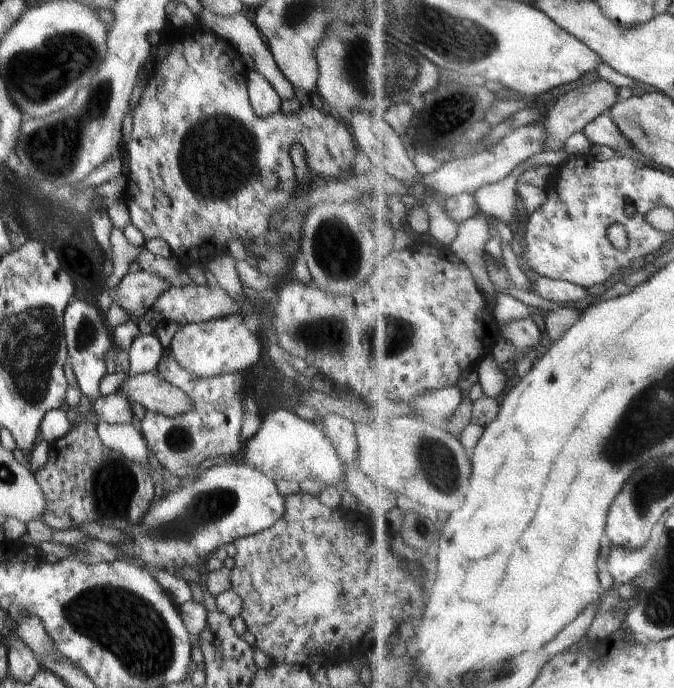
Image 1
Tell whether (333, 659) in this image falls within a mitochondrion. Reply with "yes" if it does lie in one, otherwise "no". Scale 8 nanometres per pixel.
no

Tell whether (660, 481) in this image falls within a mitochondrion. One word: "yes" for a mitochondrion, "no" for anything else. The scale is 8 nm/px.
yes

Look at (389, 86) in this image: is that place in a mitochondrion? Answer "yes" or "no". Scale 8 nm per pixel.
yes

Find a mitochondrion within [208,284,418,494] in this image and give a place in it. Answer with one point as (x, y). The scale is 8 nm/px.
(326, 333)

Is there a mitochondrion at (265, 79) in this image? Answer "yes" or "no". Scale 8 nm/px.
no

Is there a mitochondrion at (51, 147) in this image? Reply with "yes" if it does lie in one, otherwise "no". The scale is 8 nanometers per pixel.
yes

